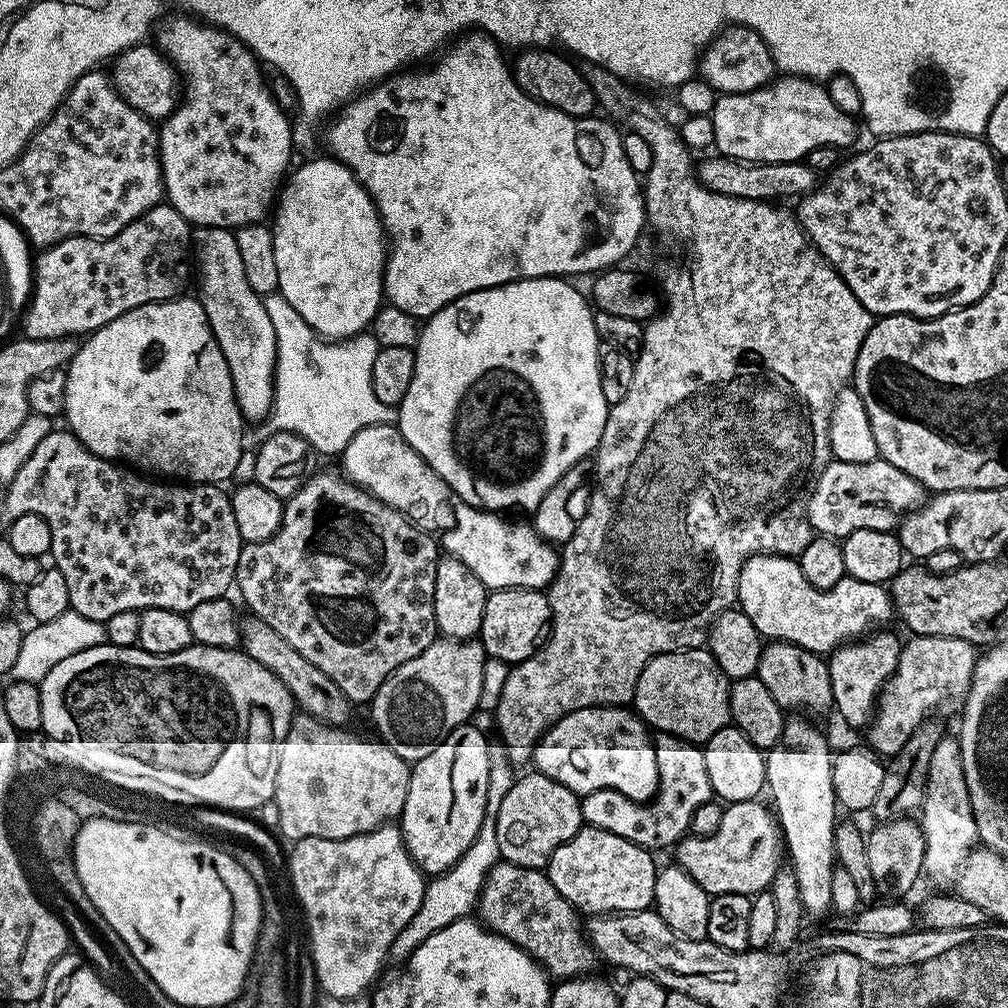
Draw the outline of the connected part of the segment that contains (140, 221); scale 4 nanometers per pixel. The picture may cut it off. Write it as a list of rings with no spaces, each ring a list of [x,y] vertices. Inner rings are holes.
[[[161,202],[154,205],[149,212],[143,212],[138,219],[130,222],[130,226],[126,226],[117,236],[111,236],[108,240],[73,238],[70,240],[59,240],[52,247],[43,249],[34,260],[34,287],[30,293],[26,311],[22,316],[22,319],[24,319],[23,335],[29,340],[49,340],[50,338],[62,338],[63,336],[80,338],[85,334],[96,332],[102,326],[106,326],[106,322],[110,322],[114,318],[126,314],[132,308],[137,308],[143,304],[153,304],[159,300],[173,300],[175,296],[181,295],[187,289],[184,287],[188,284],[188,264],[190,268],[190,253],[193,251],[192,234],[193,229],[190,227],[188,221],[182,218],[182,214],[178,214],[178,210],[172,207],[171,204]]]

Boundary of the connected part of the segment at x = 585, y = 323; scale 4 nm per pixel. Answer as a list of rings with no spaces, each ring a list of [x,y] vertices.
[[[539,276],[536,280],[515,280],[509,284],[483,288],[466,294],[423,321],[420,340],[414,349],[416,354],[414,378],[410,382],[410,390],[406,390],[406,398],[402,398],[398,406],[398,427],[406,442],[410,442],[410,446],[414,446],[414,450],[428,463],[430,470],[434,470],[434,474],[438,474],[438,478],[446,482],[446,486],[459,503],[497,514],[507,513],[507,508],[525,508],[528,514],[535,513],[542,498],[546,498],[546,494],[558,480],[575,464],[587,461],[599,449],[610,407],[606,398],[602,398],[600,381],[602,345],[599,336],[596,335],[593,309],[585,293],[583,296],[572,284],[575,283],[551,276]]]

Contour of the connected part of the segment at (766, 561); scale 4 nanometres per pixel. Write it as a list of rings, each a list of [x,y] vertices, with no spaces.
[[[751,556],[740,571],[736,599],[740,611],[748,615],[750,622],[754,622],[761,637],[769,641],[785,640],[794,646],[802,646],[802,650],[821,654],[831,654],[840,645],[863,637],[877,626],[887,625],[884,623],[894,616],[892,598],[885,585],[862,582],[845,574],[833,588],[815,588],[806,582],[806,574],[802,574],[799,559],[790,556]]]

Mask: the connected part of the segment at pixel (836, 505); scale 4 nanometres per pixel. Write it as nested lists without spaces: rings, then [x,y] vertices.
[[[833,458],[814,481],[808,497],[808,520],[813,533],[843,538],[854,530],[893,531],[908,513],[926,499],[926,489],[910,474],[902,474],[882,459],[870,462],[842,462]]]

